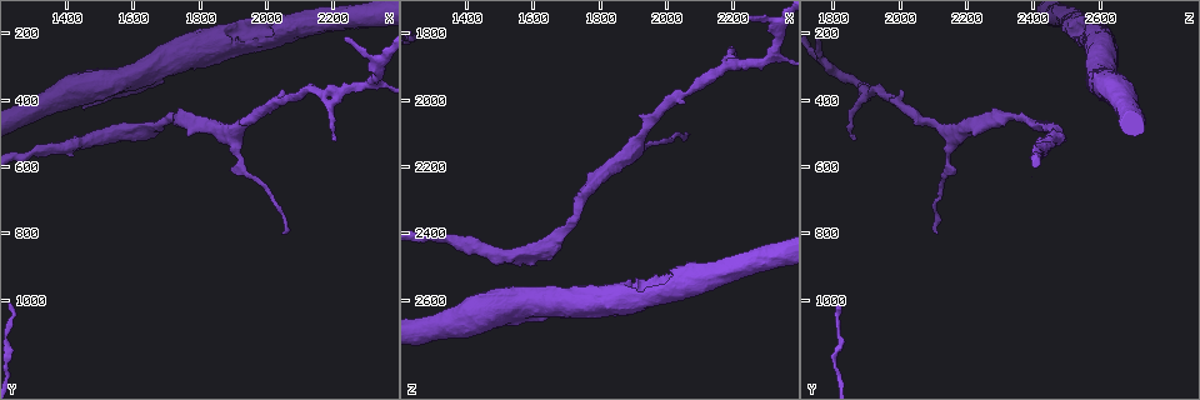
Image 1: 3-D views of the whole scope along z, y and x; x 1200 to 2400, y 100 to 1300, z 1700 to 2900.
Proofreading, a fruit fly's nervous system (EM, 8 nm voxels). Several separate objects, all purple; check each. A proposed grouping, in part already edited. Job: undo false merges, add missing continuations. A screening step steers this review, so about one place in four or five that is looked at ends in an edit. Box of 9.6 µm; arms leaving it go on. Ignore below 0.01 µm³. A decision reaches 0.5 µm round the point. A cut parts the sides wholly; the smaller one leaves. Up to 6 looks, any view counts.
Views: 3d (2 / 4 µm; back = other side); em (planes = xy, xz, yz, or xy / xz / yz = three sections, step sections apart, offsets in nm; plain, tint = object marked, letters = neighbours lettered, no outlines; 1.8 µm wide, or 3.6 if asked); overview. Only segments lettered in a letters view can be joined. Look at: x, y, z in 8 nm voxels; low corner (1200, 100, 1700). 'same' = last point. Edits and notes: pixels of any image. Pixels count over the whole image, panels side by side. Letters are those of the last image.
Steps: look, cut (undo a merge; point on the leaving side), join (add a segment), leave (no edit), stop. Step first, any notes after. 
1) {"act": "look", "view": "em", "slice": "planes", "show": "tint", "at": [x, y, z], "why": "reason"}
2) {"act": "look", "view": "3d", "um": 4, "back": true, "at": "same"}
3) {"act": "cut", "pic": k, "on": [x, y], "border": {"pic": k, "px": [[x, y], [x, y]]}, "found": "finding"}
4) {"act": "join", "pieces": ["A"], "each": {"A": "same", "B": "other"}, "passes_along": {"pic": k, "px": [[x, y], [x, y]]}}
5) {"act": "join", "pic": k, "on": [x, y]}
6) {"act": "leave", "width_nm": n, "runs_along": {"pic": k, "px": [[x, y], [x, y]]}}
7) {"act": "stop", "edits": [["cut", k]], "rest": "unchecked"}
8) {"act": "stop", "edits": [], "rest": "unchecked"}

{"act": "look", "view": "3d", "um": 2, "at": [2180, 380, 1910], "why": "arms part here"}

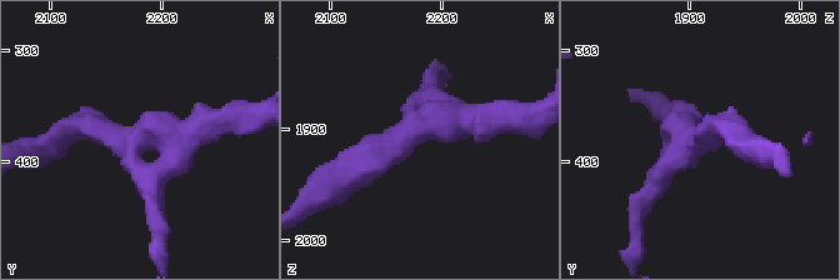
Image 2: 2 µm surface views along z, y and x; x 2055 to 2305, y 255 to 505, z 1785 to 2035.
{"act": "look", "view": "em", "slice": "planes", "show": "letters", "at": [2174, 380, 1902], "why": "shape alone is not enough"}

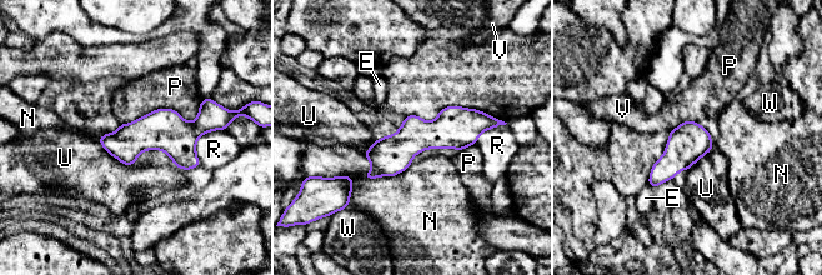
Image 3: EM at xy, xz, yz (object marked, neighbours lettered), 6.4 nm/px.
{"act": "leave", "longest_contact_nm": ["P", 500], "each": {"E": "other", "N": "other", "P": "other", "R": "other", "U": "other", "V": "other", "W": "other"}, "border": {"pic": 3, "px": [[682, 121], [670, 131]]}, "found": "continuous, no second cell"}

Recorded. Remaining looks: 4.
{"act": "look", "view": "3d", "um": 4, "at": [2060, 800, 2110], "why": "long arm stops here"}

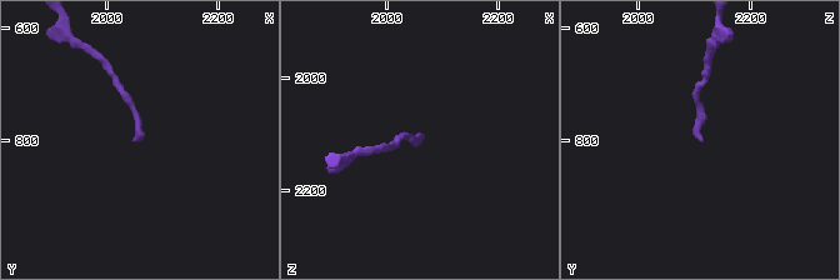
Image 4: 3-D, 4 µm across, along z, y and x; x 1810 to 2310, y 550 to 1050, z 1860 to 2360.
{"act": "look", "view": "em", "slice": "planes", "show": "plain", "at": [2060, 800, 2110], "why": "now the EM"}

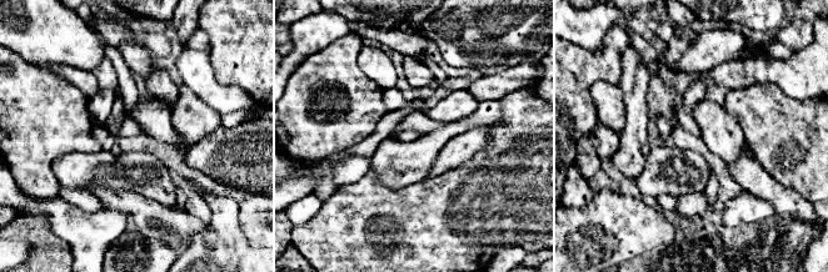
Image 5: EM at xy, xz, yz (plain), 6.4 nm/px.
{"act": "look", "view": "em", "slice": "planes", "show": "letters", "at": "same"}

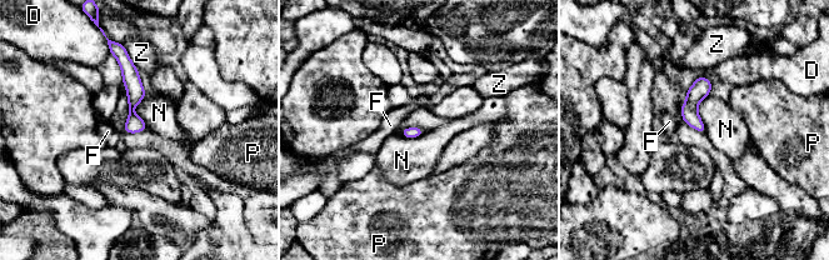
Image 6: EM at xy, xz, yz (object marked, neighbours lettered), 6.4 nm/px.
{"act": "leave", "each": {"D": "other", "F": "other", "N": "other", "P": "other", "Z": "other"}, "border": {"pic": 6, "px": [[708, 94], [698, 106], [704, 131]]}, "found": "no lettered segment goes on from it"}

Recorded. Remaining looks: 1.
{"act": "stop", "edits": [], "rest": "unchecked"}

